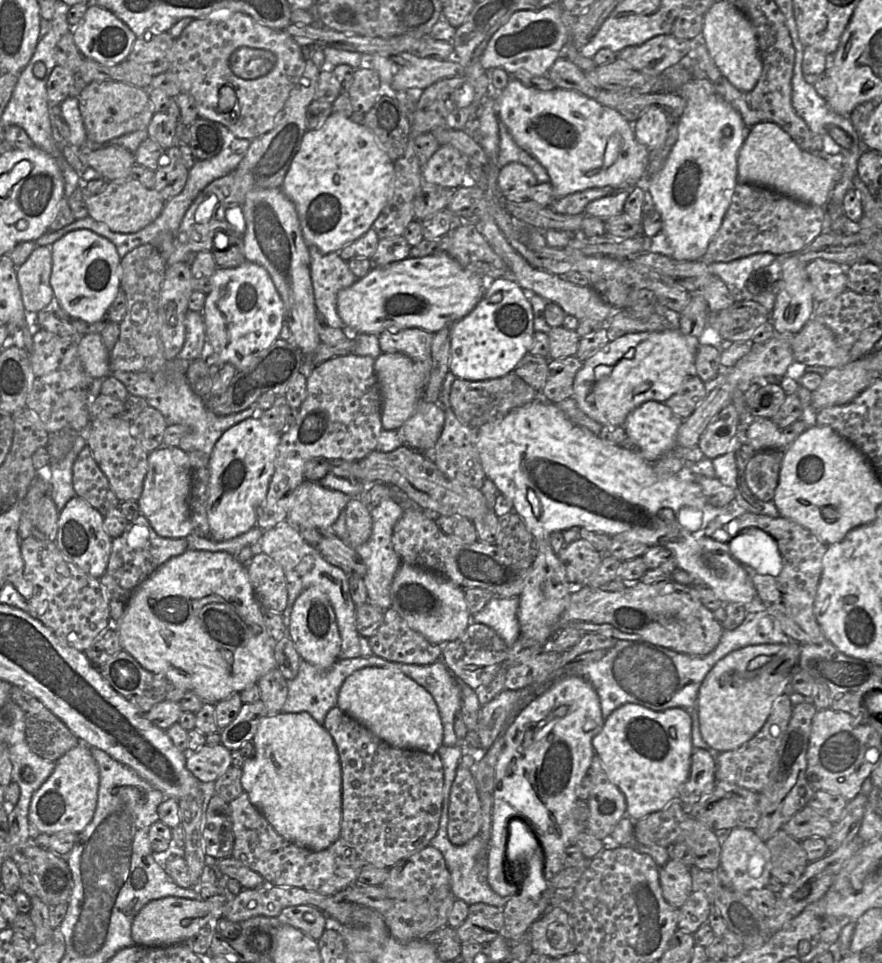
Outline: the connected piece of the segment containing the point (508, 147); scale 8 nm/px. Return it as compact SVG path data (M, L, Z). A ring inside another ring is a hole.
M499 120L499 167L503 167L510 162L519 162L528 167L535 175L538 183L550 182L546 169L527 151L519 147L506 126Z

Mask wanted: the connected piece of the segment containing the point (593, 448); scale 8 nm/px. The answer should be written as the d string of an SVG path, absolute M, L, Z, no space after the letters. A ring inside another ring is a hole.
M542 398L481 426L477 434L477 450L486 479L491 480L499 493L511 501L512 511L523 519L538 541L538 553L532 559L519 595L517 618L520 637L537 640L536 646L546 645L547 649L551 631L569 604L571 592L577 585L571 585L567 580L558 553L550 546L550 534L572 527L600 531L623 542L663 546L673 553L678 568L688 572L697 584L709 587L724 605L735 602L747 607L761 606L746 567L731 553L729 543L714 538L714 533L733 520L738 509L742 509L735 505L735 499L734 503L723 507L709 504L695 480L682 480L676 475L658 476L654 463L647 462L638 452L605 443L587 428L572 423L555 403Z

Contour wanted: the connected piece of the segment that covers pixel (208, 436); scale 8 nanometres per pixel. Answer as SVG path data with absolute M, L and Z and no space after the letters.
M176 357L167 361L156 373L114 371L110 375L124 384L131 395L142 397L150 407L157 409L164 416L167 426L181 424L190 428L190 434L181 440L178 448L185 452L198 450L210 455L224 432L256 413L257 404L254 403L251 407L236 414L225 416L214 414L205 407L202 398L192 390L188 383L184 368L187 364L189 366L190 361Z

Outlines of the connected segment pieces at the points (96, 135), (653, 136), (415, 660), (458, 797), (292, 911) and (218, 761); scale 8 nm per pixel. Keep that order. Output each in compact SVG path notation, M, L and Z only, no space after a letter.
M108 80L87 84L77 97L87 139L94 143L104 143L141 129L147 129L154 115L148 90Z
M650 106L634 122L634 134L649 151L660 147L666 140L668 114L659 106Z
M393 608L384 611L382 624L368 638L373 654L391 662L429 665L441 658L441 647L412 630Z
M460 764L450 788L447 835L455 846L461 846L479 835L481 806L476 783L469 769Z
M313 906L287 907L277 916L280 924L293 926L315 940L319 940L327 929L327 916Z
M205 743L197 751L187 753L186 768L202 783L215 782L230 766L232 766L231 753L222 744L208 745Z

